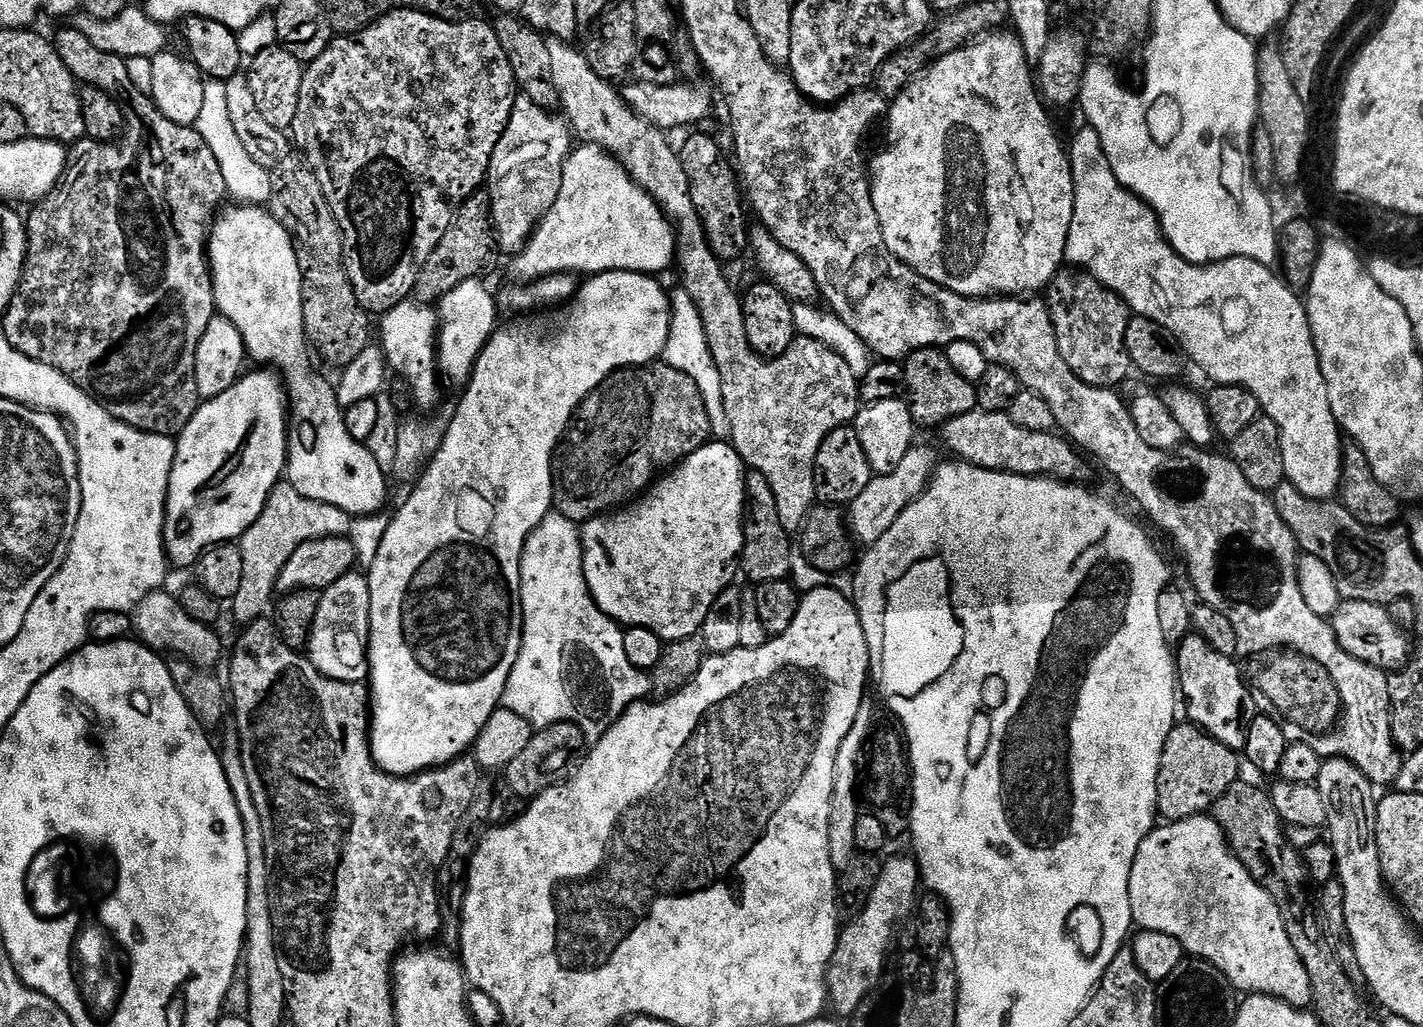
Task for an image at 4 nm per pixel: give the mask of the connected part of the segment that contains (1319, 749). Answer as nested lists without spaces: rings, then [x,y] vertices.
[[[1342,652],[1339,653],[1339,658],[1336,664],[1329,669],[1331,677],[1334,678],[1335,688],[1339,692],[1342,716],[1340,727],[1329,733],[1316,734],[1309,739],[1310,747],[1323,760],[1331,760],[1343,755],[1347,747],[1355,746],[1358,734],[1360,739],[1364,738],[1364,764],[1360,767],[1364,775],[1371,780],[1378,788],[1395,783],[1399,773],[1404,770],[1403,763],[1396,763],[1397,758],[1401,757],[1401,753],[1392,746],[1392,704],[1390,702],[1390,692],[1387,682],[1389,676],[1387,671],[1382,668],[1375,668],[1372,665],[1365,663],[1364,660],[1355,659],[1352,655]]]

